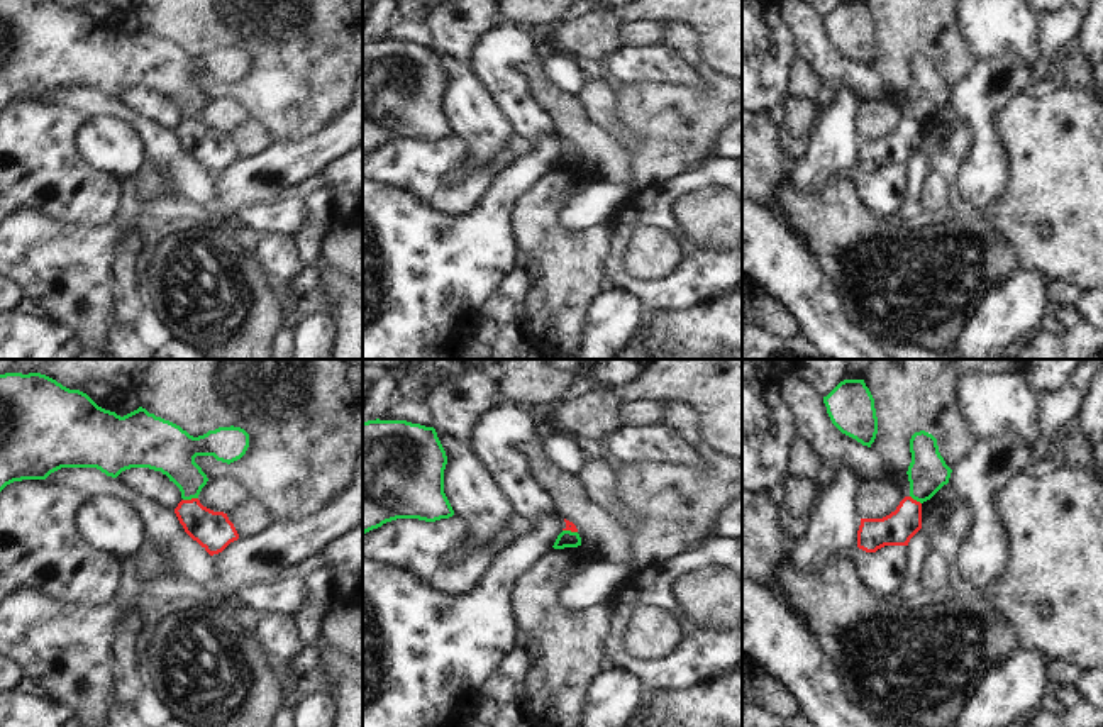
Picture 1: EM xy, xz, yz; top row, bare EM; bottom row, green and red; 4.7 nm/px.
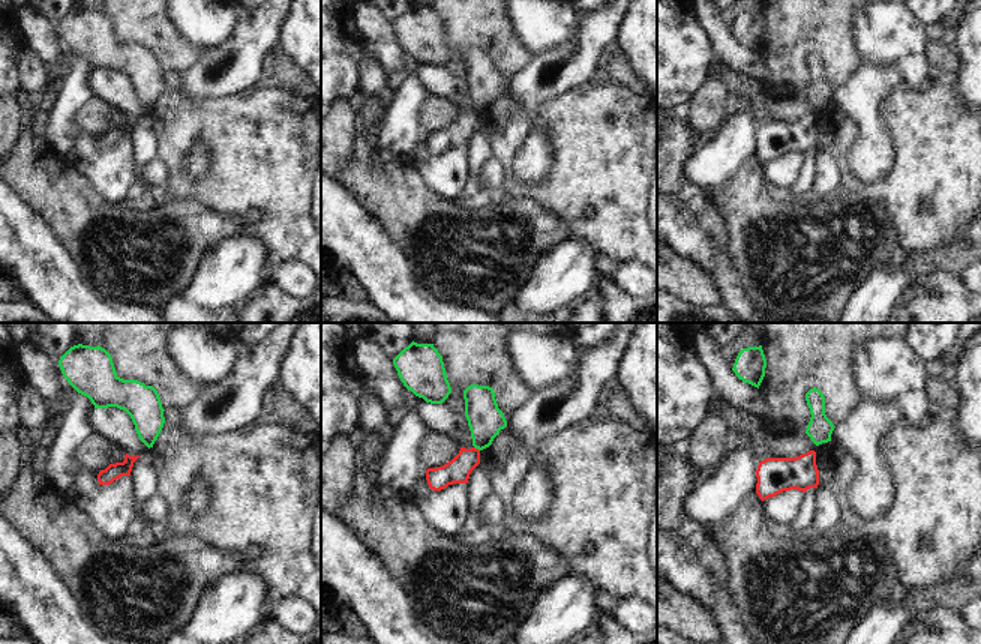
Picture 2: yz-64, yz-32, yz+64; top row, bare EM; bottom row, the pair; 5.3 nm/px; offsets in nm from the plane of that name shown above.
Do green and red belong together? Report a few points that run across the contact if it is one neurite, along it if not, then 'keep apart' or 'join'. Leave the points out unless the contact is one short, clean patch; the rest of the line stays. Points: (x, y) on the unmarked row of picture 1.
xy (197, 117), (183, 121) | keep apart

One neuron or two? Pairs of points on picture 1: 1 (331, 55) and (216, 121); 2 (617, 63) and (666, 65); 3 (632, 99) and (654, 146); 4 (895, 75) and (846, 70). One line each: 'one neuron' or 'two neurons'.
1: two neurons
2: one neuron
3: one neuron
4: two neurons

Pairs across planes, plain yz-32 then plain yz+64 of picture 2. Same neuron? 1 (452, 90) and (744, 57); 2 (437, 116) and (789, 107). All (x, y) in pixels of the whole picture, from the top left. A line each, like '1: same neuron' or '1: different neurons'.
1: same neuron
2: same neuron

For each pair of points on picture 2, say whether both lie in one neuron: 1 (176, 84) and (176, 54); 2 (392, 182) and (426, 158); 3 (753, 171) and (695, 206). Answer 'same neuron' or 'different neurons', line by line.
1: different neurons
2: different neurons
3: different neurons

